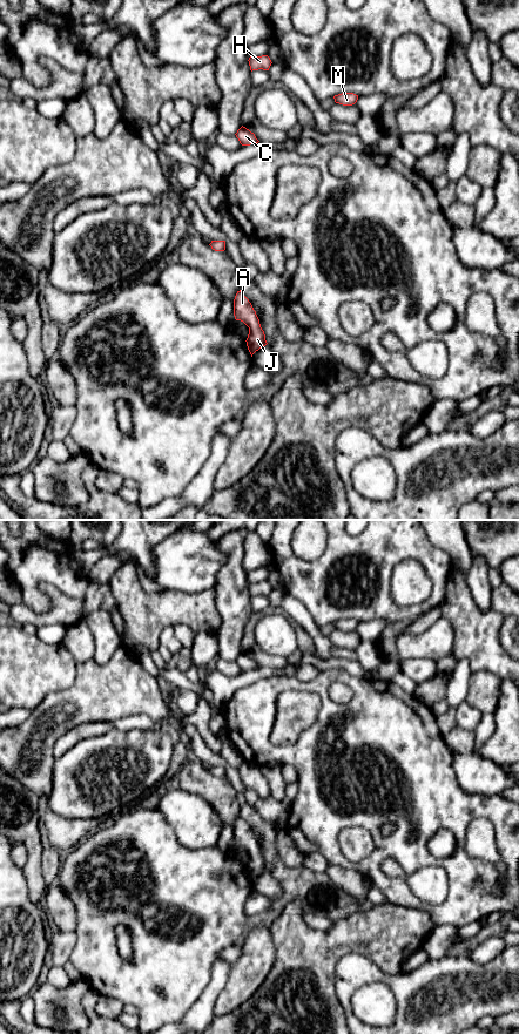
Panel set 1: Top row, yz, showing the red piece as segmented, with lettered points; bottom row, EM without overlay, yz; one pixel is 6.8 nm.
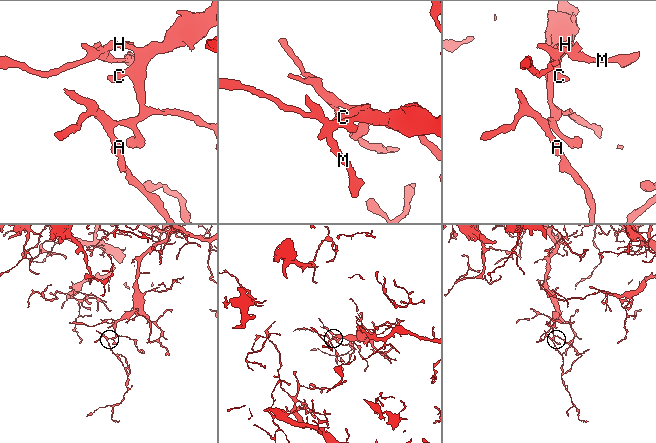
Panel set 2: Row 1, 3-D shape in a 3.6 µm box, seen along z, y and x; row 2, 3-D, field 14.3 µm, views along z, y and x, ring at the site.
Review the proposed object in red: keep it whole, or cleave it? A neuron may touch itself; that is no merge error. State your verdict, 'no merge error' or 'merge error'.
no merge error

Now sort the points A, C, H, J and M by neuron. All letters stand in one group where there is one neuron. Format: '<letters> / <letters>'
A C H J M

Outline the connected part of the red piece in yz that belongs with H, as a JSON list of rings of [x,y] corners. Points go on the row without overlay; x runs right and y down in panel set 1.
[[[268,581],[250,582],[248,587],[249,587],[251,597],[258,596],[258,595],[269,596],[269,594],[272,589]]]

